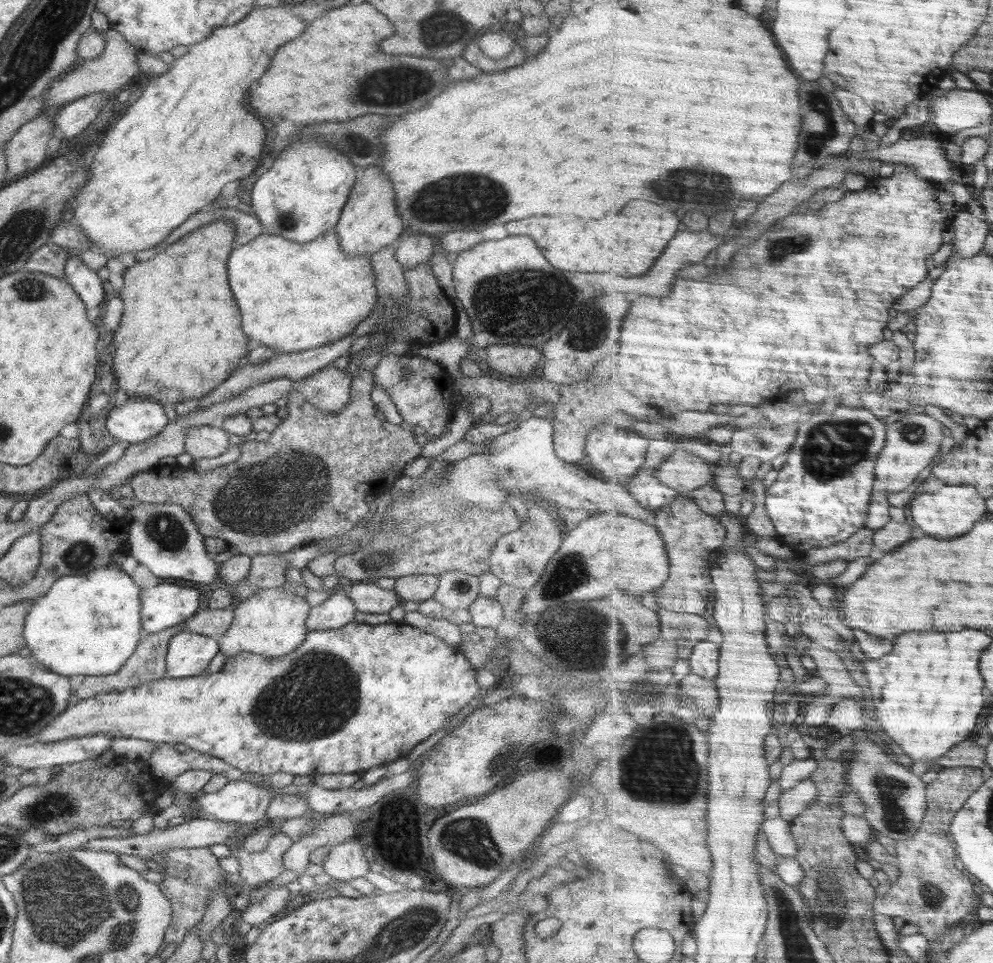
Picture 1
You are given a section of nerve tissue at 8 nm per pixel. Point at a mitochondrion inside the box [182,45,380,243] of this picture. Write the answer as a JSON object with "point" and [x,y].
{"point":[287,218]}

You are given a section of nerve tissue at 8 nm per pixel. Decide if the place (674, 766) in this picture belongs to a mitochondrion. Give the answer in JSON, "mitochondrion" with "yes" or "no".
{"mitochondrion":"yes"}

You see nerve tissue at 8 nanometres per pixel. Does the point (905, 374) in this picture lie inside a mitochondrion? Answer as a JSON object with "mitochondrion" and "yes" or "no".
{"mitochondrion":"no"}

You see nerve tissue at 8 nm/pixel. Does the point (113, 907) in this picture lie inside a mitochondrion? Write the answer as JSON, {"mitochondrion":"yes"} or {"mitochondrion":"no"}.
{"mitochondrion":"yes"}

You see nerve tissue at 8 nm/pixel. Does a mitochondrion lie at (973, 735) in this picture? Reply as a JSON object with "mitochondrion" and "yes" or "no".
{"mitochondrion":"no"}

